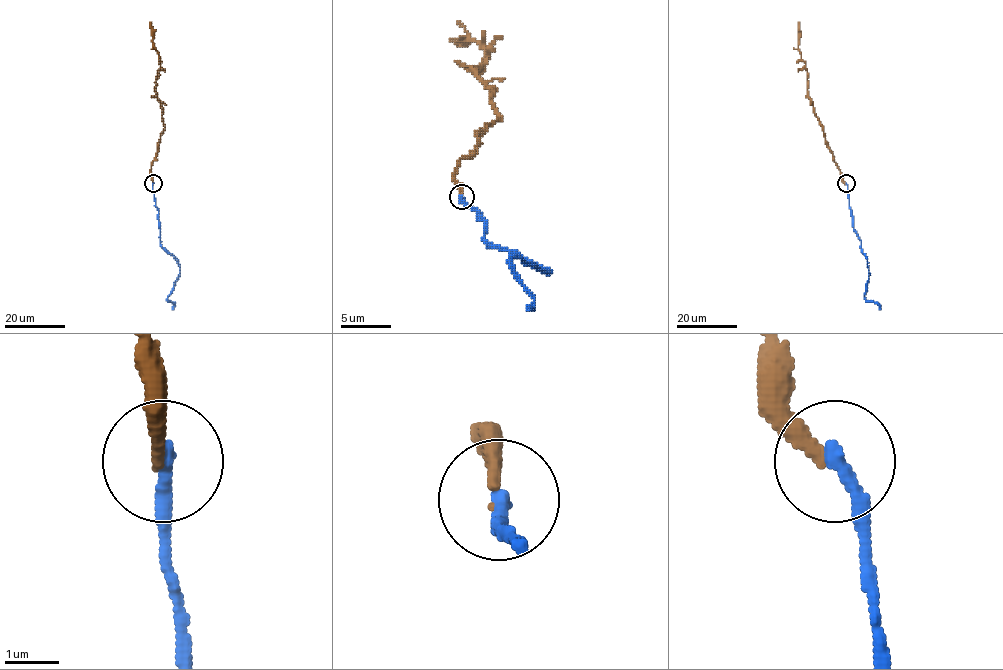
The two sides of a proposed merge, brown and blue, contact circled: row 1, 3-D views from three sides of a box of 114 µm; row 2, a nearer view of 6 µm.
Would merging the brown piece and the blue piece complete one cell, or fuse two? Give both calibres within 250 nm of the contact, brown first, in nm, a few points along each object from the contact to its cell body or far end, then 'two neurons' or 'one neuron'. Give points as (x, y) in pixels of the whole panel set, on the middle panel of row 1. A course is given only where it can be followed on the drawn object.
190 nm thick on the brown side, 320 nm on the other; brown runs (462, 193), (457, 163), (499, 118), (492, 91), (467, 68), (484, 51), (464, 36), (449, 41); blue runs (462, 195), (484, 220), (487, 245), (549, 270), (512, 260), (512, 273), (534, 300), (529, 310); one neuron

